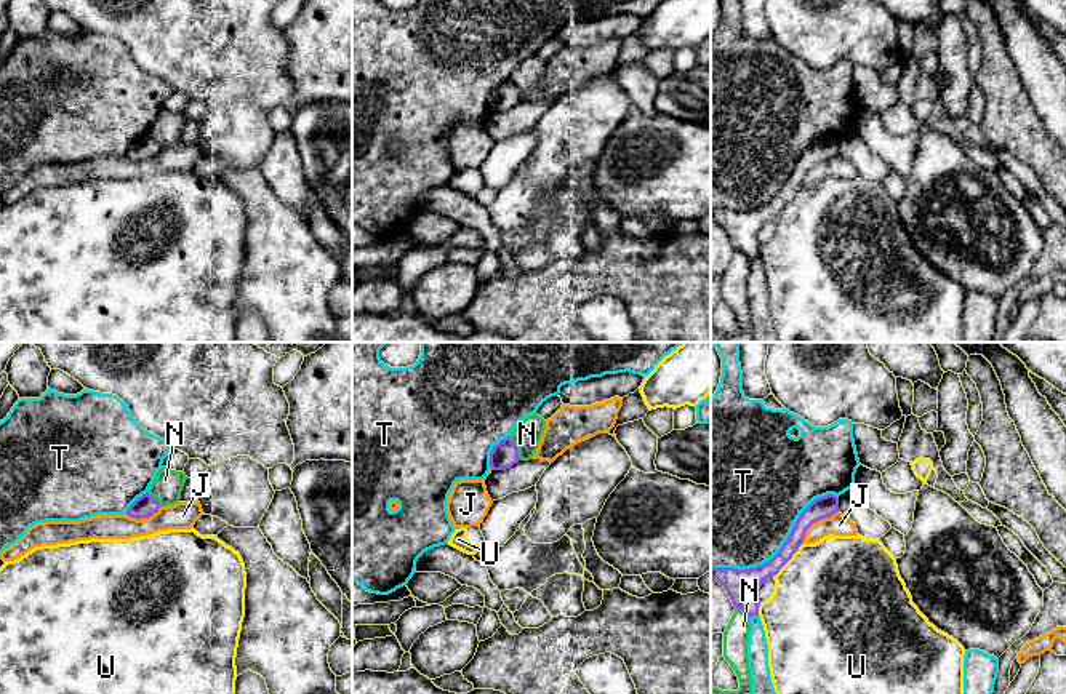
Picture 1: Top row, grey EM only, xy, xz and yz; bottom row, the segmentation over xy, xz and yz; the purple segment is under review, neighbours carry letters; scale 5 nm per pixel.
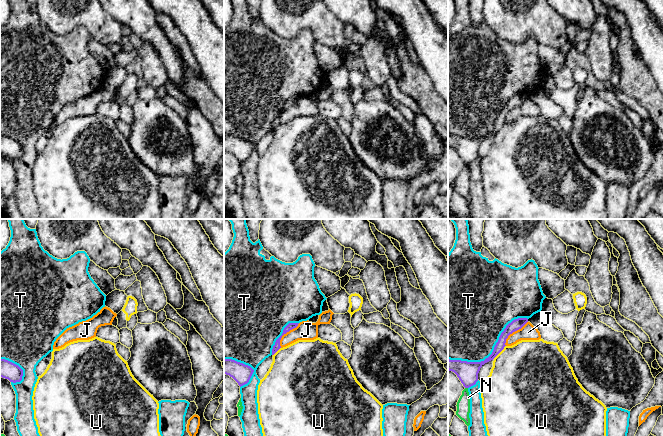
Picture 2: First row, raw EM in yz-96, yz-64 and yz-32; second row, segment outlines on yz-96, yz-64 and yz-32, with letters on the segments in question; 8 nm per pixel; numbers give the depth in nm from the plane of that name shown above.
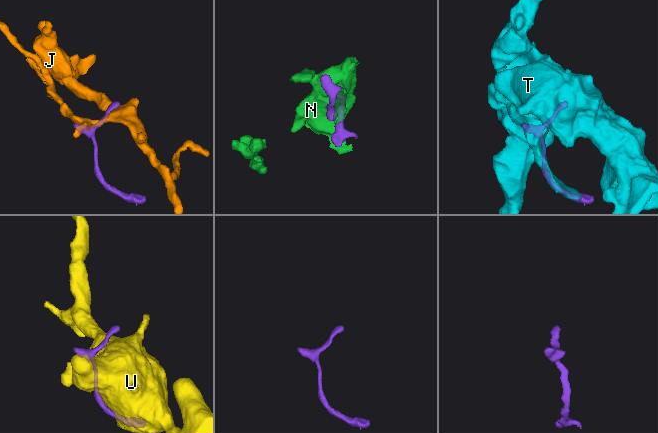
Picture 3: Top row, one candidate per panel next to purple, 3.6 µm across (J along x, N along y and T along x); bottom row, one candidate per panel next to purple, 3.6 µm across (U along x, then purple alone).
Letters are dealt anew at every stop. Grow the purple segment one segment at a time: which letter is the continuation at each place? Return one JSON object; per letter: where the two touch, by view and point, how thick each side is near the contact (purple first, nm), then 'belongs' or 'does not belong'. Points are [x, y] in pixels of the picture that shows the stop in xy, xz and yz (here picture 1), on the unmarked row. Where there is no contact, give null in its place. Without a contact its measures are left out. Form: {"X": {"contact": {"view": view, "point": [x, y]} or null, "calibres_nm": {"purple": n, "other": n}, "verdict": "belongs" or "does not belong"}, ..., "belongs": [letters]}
{"J": {"contact": {"view": "yz", "point": [815, 163]}, "calibres_nm": {"purple": 110, "other": 110}, "verdict": "does not belong"}, "N": {"contact": {"view": "xz", "point": [517, 90]}, "calibres_nm": {"purple": 140, "other": 150}, "verdict": "does not belong"}, "T": {"contact": {"view": "yz", "point": [780, 191]}, "calibres_nm": {"purple": 150, "other": 500}, "verdict": "does not belong"}, "U": {"contact": {"view": "yz", "point": [789, 200]}, "calibres_nm": {"purple": 140, "other": 500}, "verdict": "does not belong"}, "belongs": []}

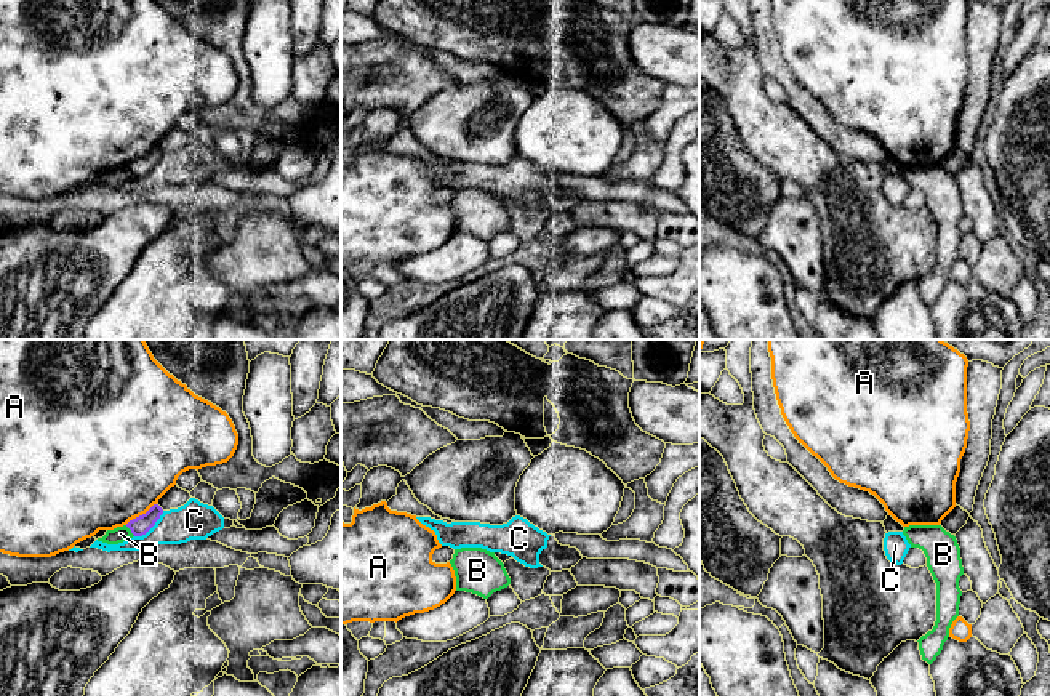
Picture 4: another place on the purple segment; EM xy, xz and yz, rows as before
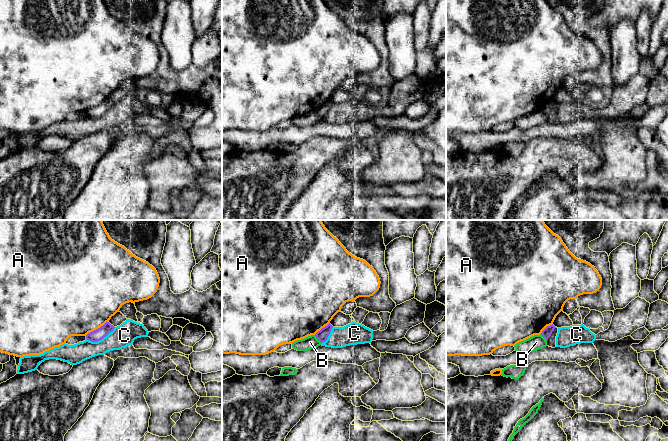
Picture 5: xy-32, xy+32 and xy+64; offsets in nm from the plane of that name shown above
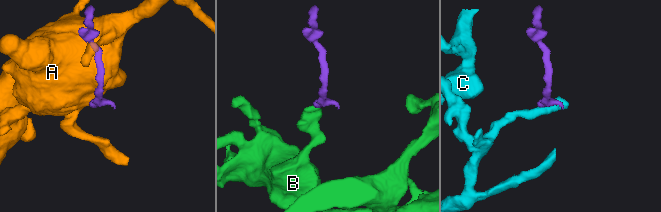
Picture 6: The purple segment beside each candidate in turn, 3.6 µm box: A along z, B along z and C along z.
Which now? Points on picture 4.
{"A": {"contact": {"view": "xy", "point": [140, 157]}, "calibres_nm": {"purple": 90, "other": 500}, "verdict": "does not belong"}, "B": {"contact": {"view": "xy", "point": [130, 170]}, "calibres_nm": {"purple": 90, "other": 80}, "verdict": "does not belong"}, "C": {"contact": {"view": "xy", "point": [151, 168]}, "calibres_nm": {"purple": 90, "other": 190}, "verdict": "does not belong"}, "belongs": []}

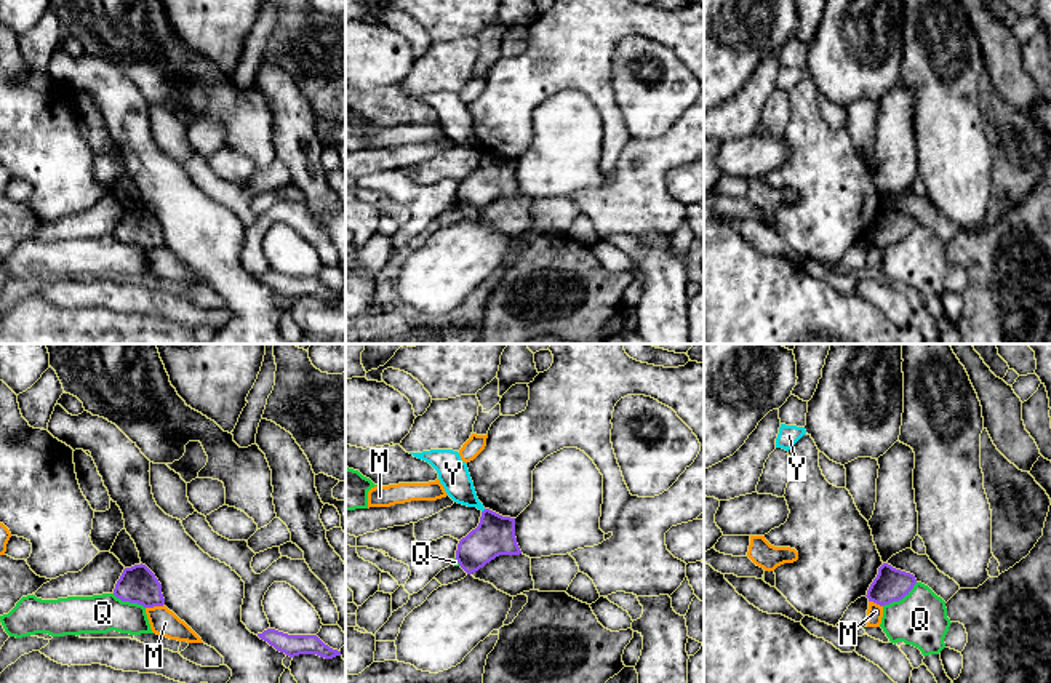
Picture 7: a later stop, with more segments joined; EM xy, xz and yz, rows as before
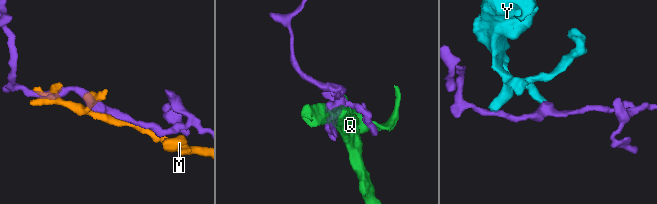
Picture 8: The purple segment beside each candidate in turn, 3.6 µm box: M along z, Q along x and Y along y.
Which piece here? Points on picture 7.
{"M": {"contact": {"view": "xy", "point": [154, 247]}, "calibres_nm": {"purple": 190, "other": 140}, "verdict": "does not belong"}, "Q": {"contact": {"view": "yz", "point": [899, 240]}, "calibres_nm": {"purple": 170, "other": 280}, "verdict": "does not belong"}, "Y": {"contact": {"view": "xz", "point": [483, 152]}, "calibres_nm": {"purple": 200, "other": 160}, "verdict": "does not belong"}, "belongs": []}

